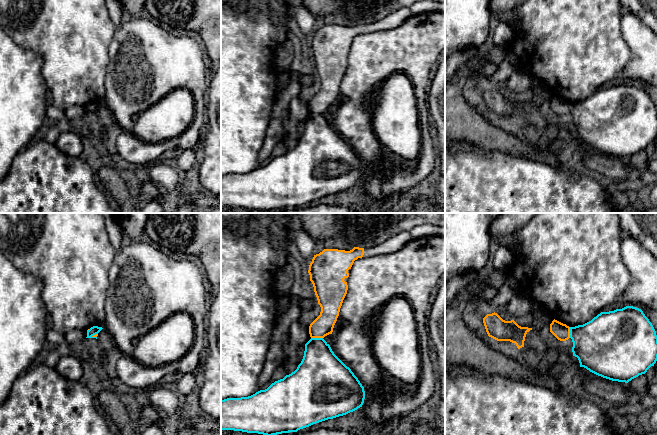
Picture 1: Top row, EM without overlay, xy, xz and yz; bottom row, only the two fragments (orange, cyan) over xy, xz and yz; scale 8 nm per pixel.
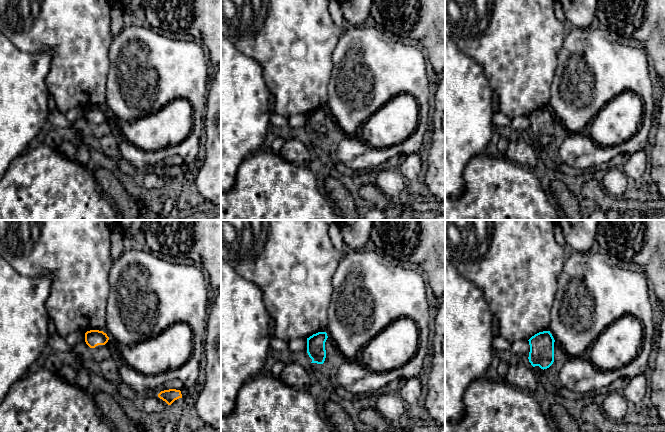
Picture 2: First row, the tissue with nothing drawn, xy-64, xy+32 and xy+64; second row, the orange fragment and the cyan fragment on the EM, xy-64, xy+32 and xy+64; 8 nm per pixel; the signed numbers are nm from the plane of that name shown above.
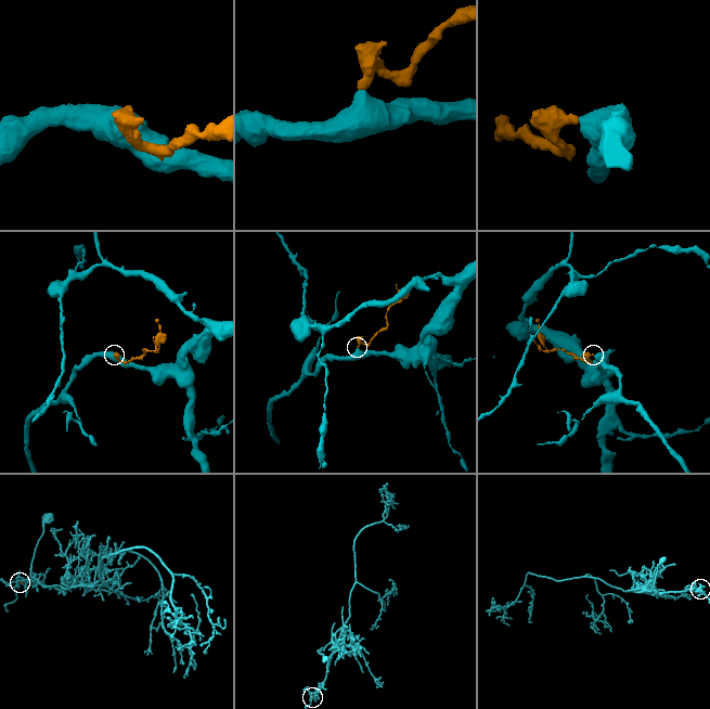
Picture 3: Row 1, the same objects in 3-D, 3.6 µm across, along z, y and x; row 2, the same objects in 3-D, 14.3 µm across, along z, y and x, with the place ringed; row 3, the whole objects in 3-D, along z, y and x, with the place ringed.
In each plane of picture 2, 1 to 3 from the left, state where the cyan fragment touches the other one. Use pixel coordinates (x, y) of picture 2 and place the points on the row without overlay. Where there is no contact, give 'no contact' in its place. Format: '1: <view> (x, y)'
1: no contact
2: no contact
3: no contact

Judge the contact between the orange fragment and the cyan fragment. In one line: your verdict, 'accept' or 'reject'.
reject

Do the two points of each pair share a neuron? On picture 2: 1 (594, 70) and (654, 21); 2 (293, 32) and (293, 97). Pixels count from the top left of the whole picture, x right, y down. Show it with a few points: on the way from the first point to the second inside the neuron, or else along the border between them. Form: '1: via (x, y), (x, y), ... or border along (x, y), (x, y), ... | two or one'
1: border along (607, 31), (620, 39), (638, 44), (648, 55) | two
2: via (293, 48), (293, 81) | one

